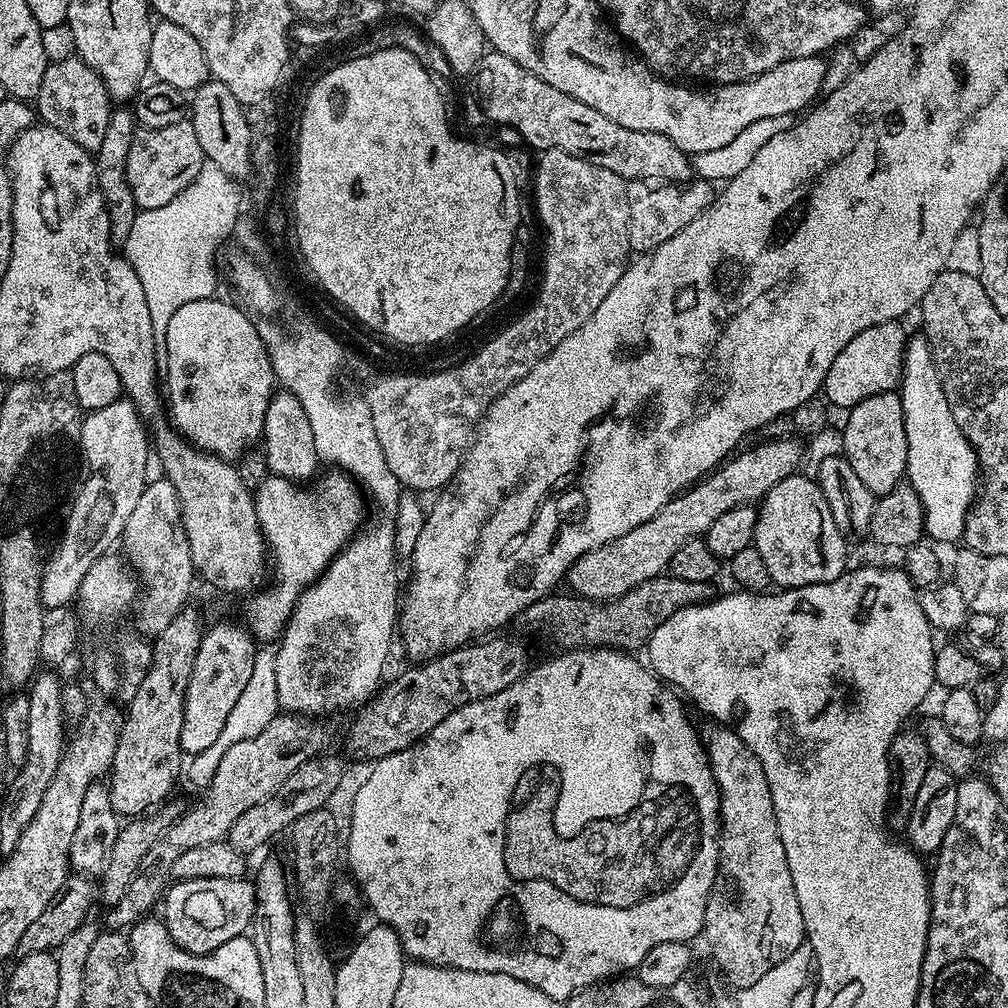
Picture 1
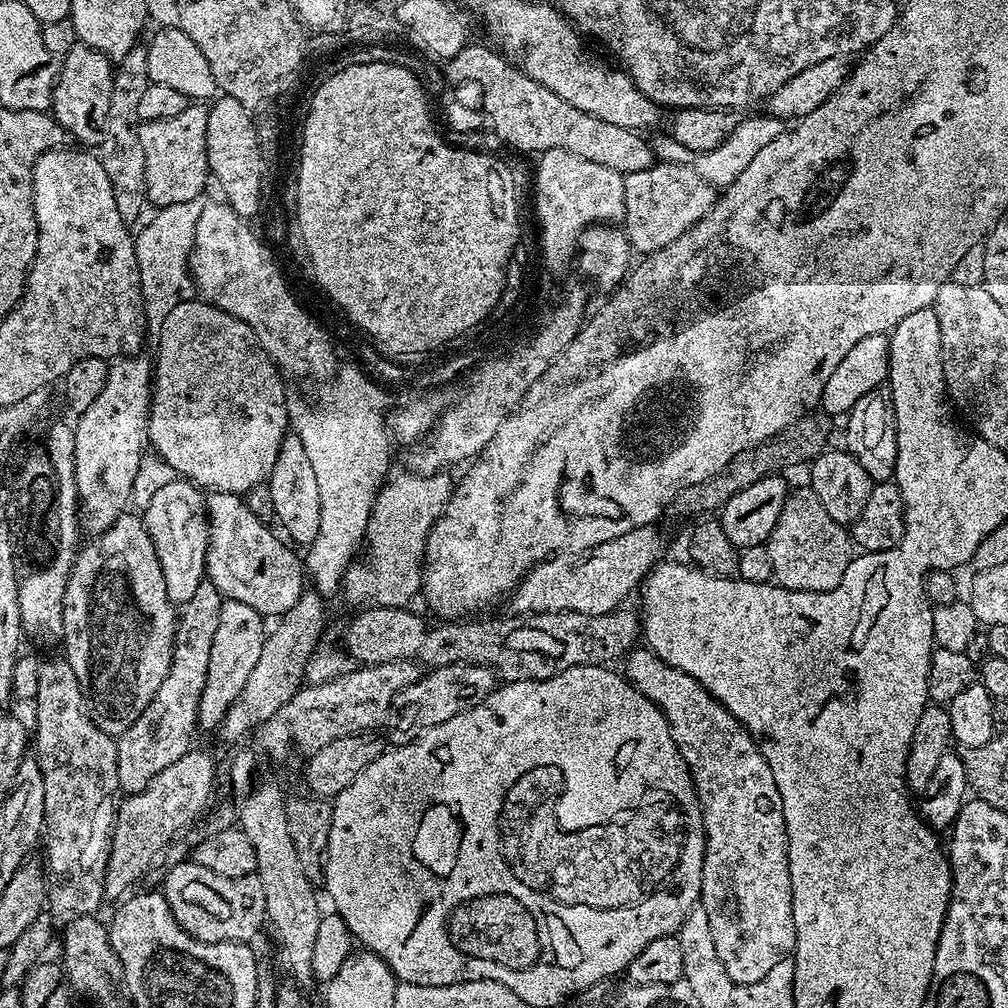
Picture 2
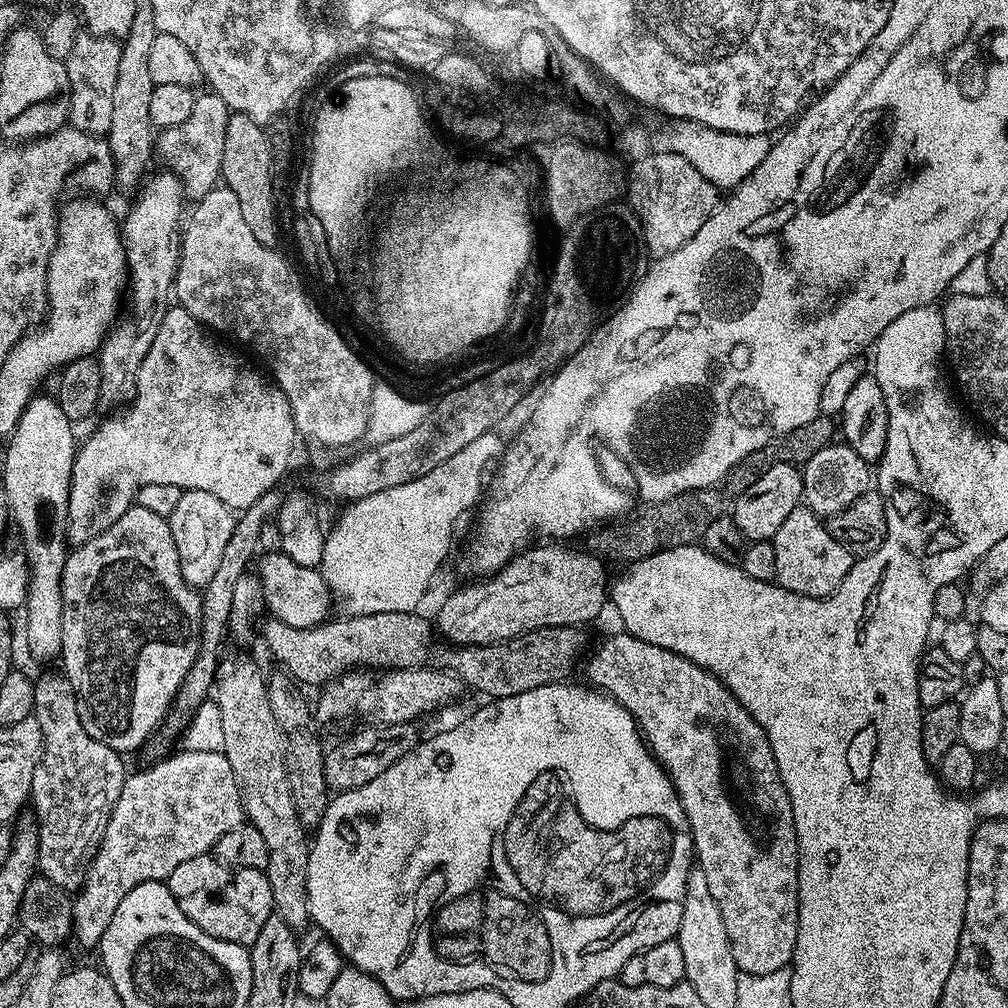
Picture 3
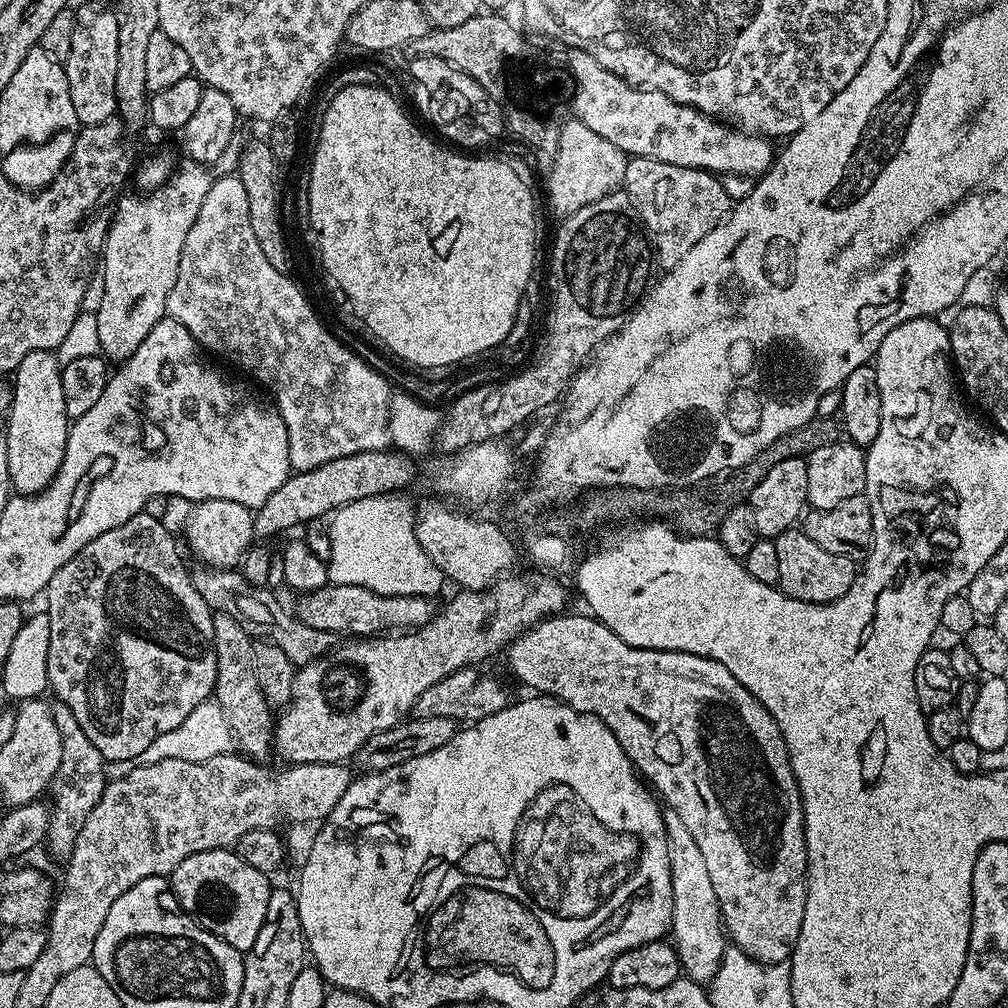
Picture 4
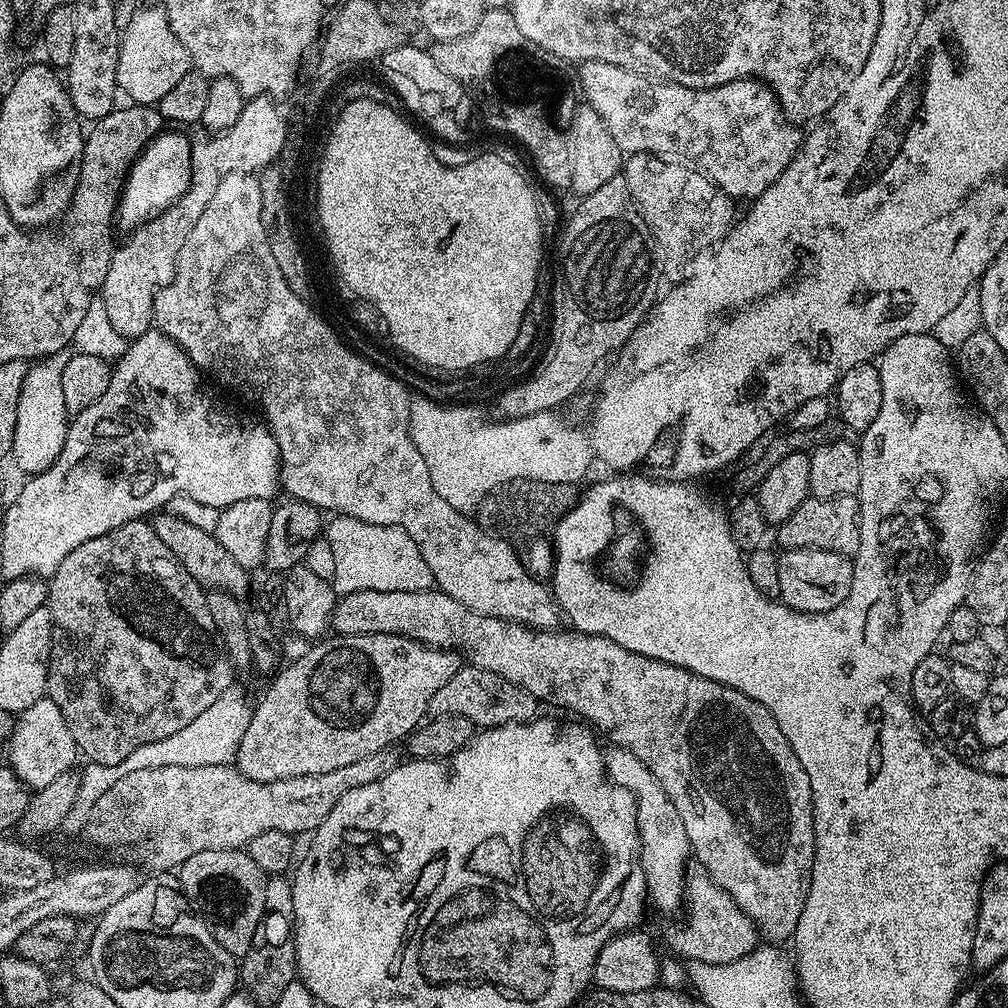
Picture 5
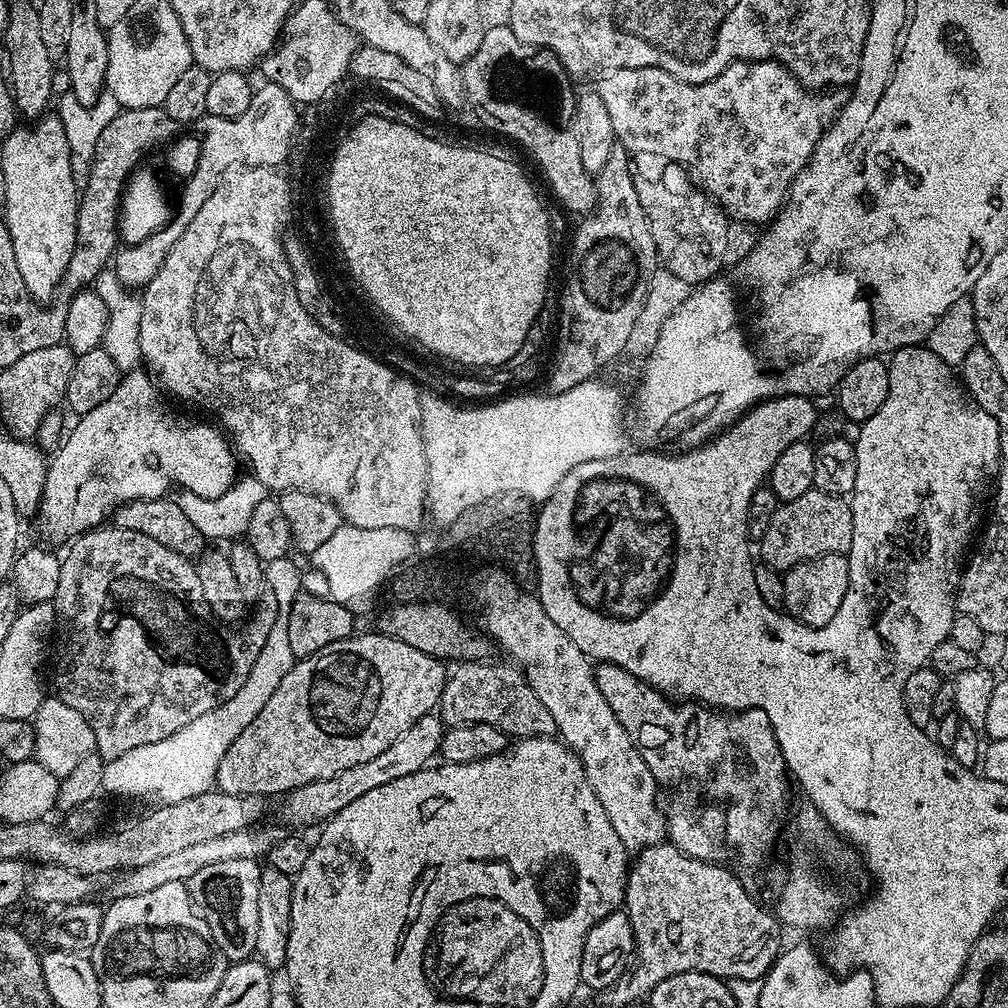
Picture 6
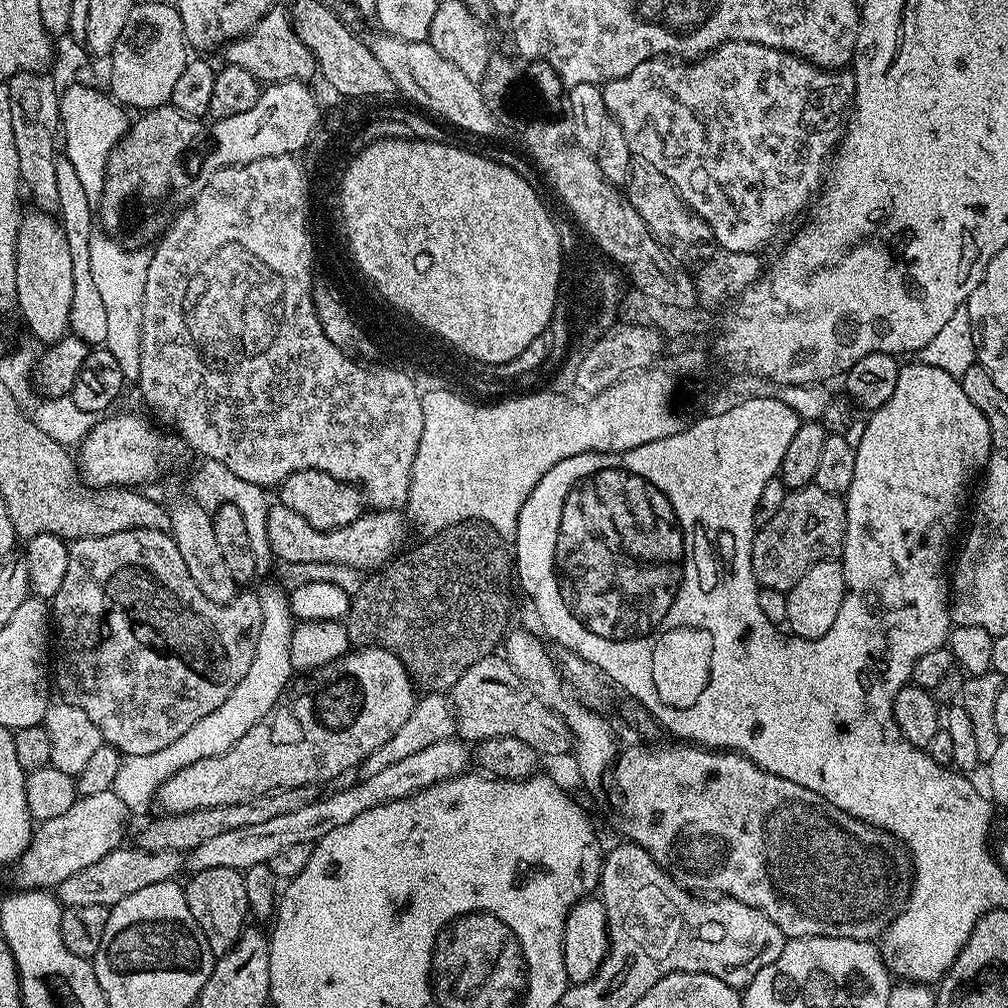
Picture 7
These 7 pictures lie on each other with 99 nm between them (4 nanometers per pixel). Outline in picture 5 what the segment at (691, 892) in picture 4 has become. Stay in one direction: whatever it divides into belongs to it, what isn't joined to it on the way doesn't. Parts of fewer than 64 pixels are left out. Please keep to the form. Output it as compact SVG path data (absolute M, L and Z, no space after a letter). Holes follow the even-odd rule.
M612 746L609 749L603 753L608 779L636 799L636 834L640 837L640 861L644 867L648 896L651 903L653 900L662 911L679 913L685 907L684 878L688 874L692 851L686 838L686 826L682 826L682 818L678 810L674 810L674 802L670 802L666 790L662 790L646 762L625 748Z

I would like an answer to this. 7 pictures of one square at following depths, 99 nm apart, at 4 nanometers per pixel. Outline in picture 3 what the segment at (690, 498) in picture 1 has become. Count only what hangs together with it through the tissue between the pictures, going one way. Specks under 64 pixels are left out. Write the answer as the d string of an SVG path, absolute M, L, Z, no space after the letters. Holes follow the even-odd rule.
M544 542L519 553L506 567L489 575L481 584L468 584L452 592L440 604L440 613L434 616L434 628L445 636L451 645L503 644L505 640L537 631L542 628L571 628L585 626L610 600L610 575L605 561L588 552L571 552L568 546Z

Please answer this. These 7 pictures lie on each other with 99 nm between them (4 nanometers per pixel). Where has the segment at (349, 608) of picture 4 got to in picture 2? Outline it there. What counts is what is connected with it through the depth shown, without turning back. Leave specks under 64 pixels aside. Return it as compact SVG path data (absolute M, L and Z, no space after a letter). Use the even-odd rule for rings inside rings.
M209 491L206 496L206 511L208 514L208 550L204 563L204 574L207 580L220 591L220 595L225 600L246 602L246 606L258 610L258 614L262 617L283 618L287 616L295 604L301 603L305 599L306 568L301 557L299 560L291 552L293 549L279 535L276 537L271 532L273 529L269 525L263 524L250 512L243 495L235 492Z

